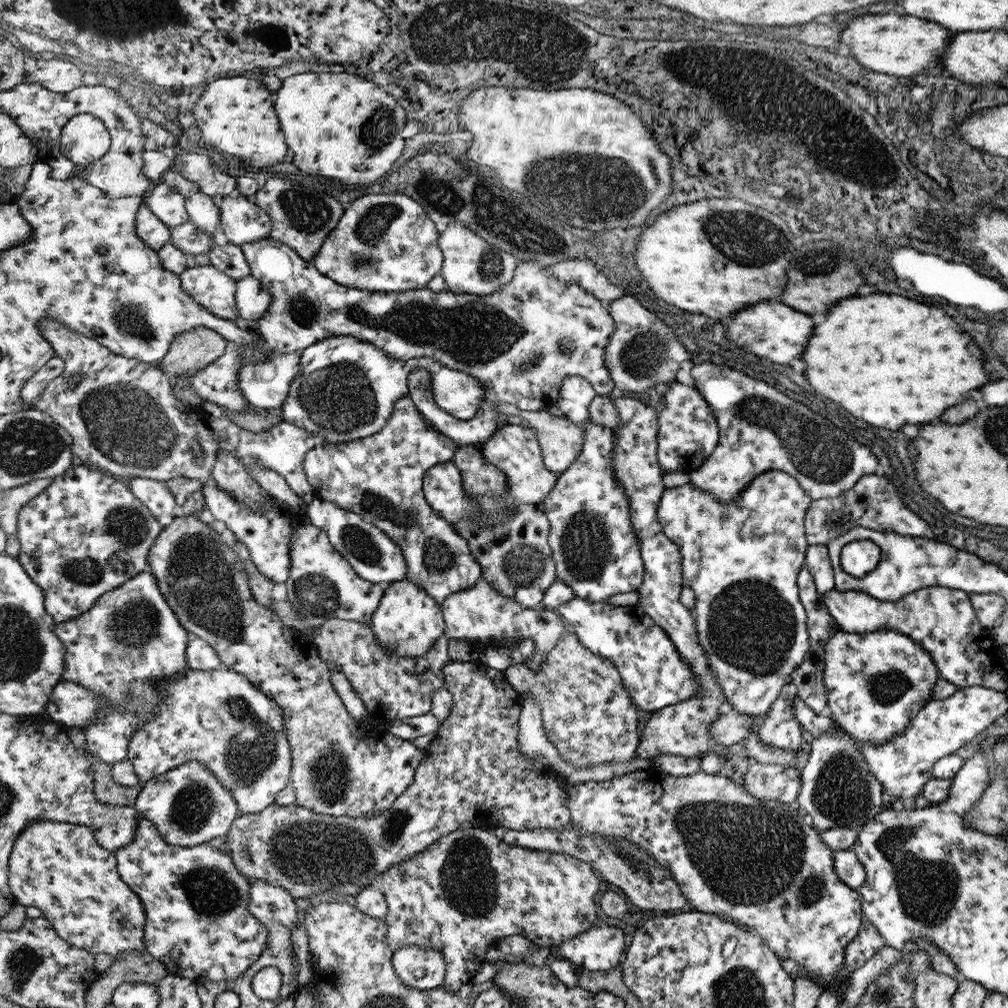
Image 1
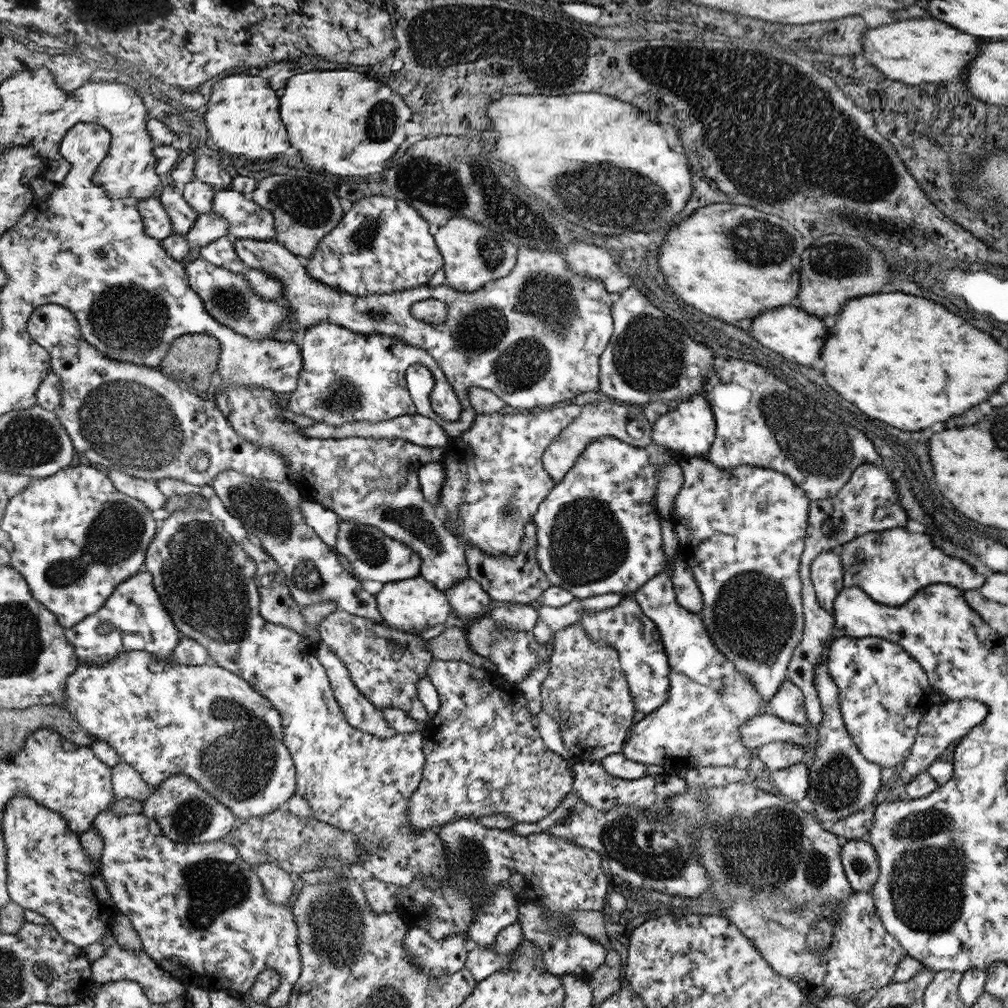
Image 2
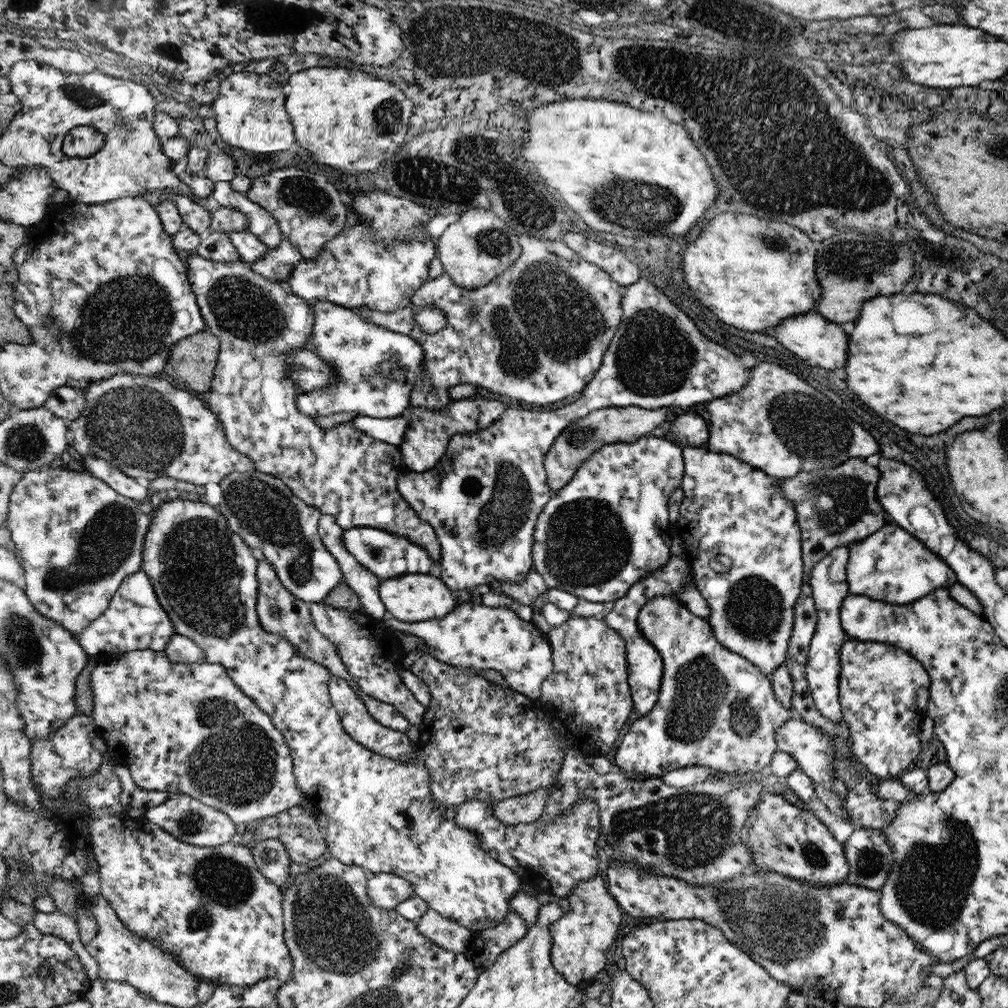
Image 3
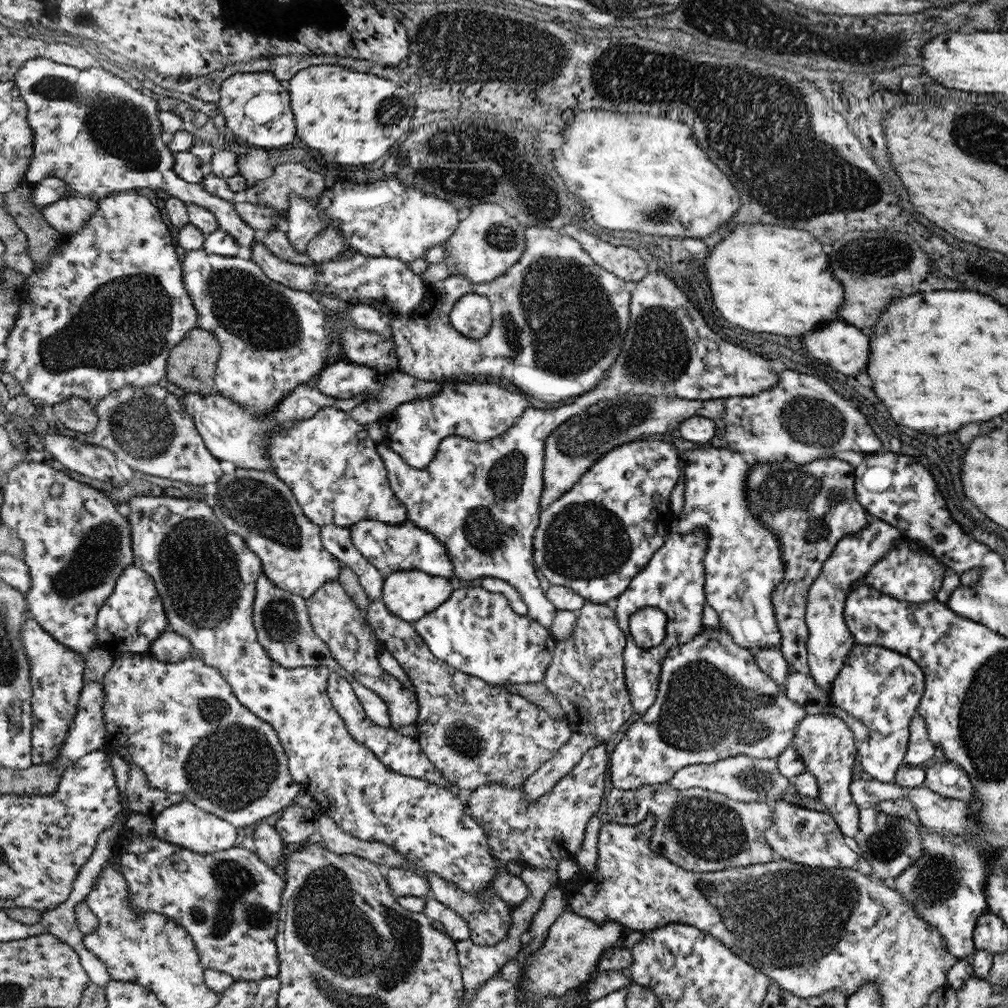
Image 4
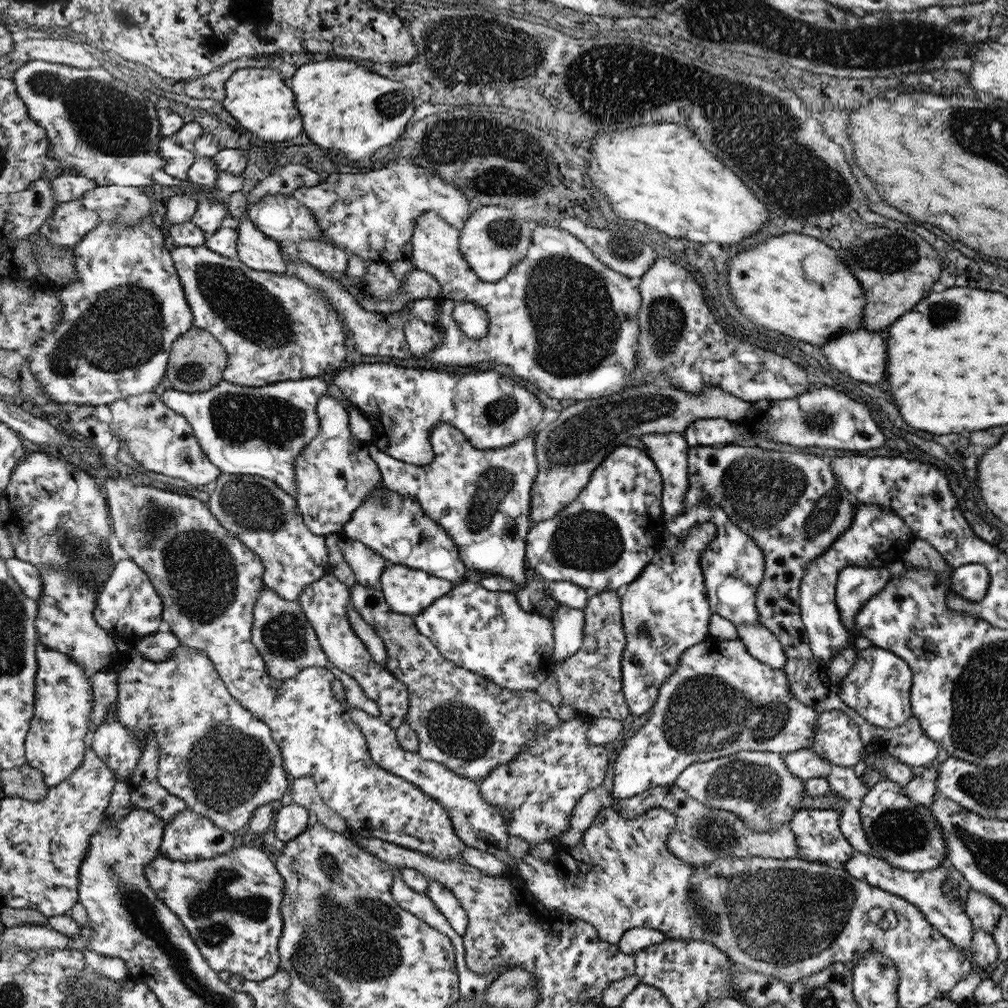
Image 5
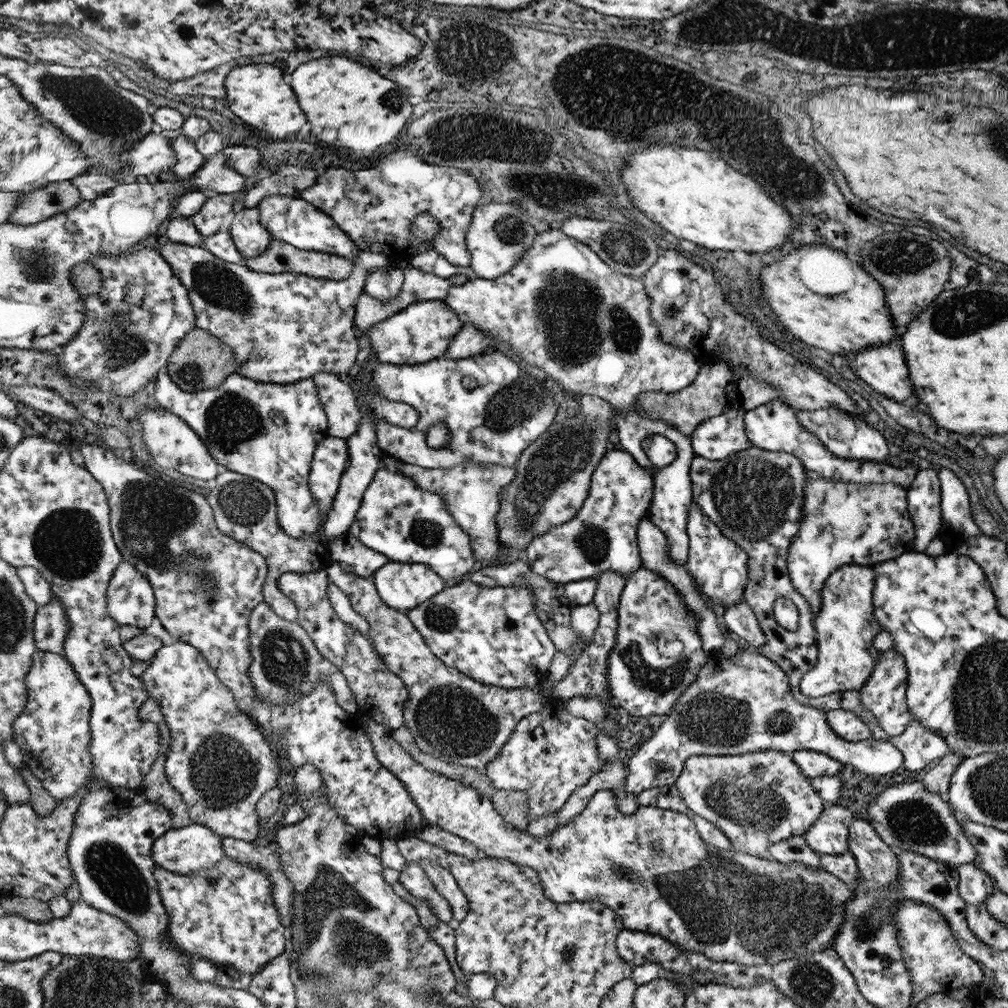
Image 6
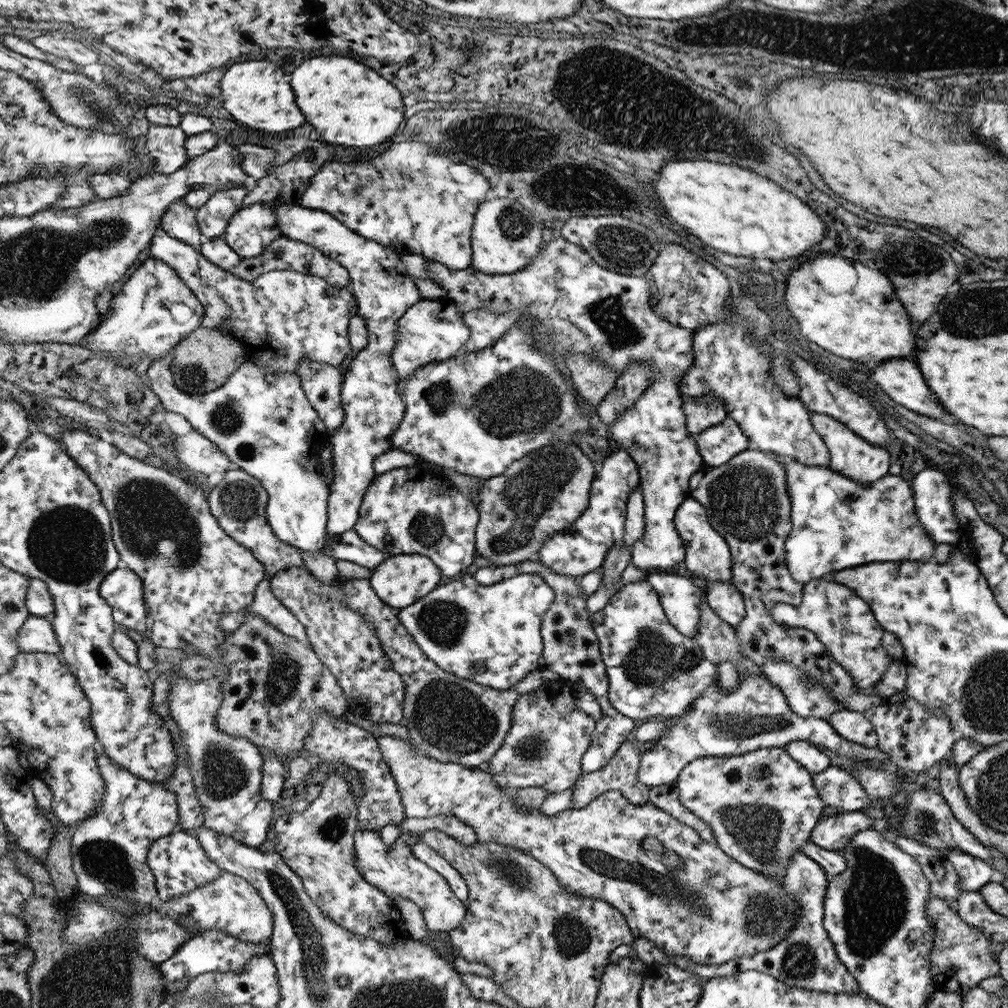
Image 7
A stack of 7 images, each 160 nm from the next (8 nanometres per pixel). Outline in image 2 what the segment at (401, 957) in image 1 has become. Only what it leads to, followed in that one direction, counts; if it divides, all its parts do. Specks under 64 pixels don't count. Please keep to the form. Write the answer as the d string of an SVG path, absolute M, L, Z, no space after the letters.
M414 926L408 929L404 946L406 955L410 956L411 966L430 977L440 977L456 973L464 967L473 942L466 941L459 933L437 940L428 930Z

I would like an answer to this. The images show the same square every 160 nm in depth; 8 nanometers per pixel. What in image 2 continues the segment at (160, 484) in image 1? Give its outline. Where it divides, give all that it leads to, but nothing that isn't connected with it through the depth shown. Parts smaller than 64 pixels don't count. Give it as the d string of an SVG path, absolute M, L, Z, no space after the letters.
M113 469L108 471L117 490L143 501L151 510L163 507L166 498L157 489L153 479L137 478L122 470Z

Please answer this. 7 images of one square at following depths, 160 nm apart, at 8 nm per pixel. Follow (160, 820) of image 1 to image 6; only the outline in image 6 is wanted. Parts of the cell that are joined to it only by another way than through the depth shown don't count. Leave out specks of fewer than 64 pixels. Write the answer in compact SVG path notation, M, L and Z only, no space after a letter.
M194 823L182 828L170 829L168 833L161 834L155 840L153 845L155 865L181 876L188 876L188 874L204 870L204 868L212 868L224 857L220 838L221 836L213 833L208 827Z

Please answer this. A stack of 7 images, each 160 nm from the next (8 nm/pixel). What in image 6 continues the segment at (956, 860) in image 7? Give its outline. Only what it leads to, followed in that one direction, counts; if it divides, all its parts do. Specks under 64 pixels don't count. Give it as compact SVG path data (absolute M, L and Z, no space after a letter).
M973 863L956 866L959 874L959 894L965 904L984 905L984 898L995 888L992 878Z

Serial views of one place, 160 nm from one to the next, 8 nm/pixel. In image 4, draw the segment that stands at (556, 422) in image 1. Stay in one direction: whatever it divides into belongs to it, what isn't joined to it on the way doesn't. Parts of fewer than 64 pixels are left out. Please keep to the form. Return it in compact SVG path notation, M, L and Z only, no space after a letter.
M640 394L629 399L609 399L602 400L588 406L583 412L572 415L565 422L557 425L544 441L544 464L543 481L544 488L540 494L541 510L555 502L562 494L568 492L582 475L608 450L615 449L616 446L623 445L641 436L654 436L663 434L675 428L679 428L682 421L693 416L701 416L707 419L714 419L724 416L726 406L724 398L711 400L689 400L684 398L670 397L665 395Z

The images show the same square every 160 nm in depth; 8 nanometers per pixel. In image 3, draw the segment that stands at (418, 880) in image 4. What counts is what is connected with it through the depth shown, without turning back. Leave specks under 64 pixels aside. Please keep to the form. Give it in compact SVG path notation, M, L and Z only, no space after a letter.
M389 873L368 876L366 890L373 904L385 910L394 909L397 904L413 895L412 886L406 880Z

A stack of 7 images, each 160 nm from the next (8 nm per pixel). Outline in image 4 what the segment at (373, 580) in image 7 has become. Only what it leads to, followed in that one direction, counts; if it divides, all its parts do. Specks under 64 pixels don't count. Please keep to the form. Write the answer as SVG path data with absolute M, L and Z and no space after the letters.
M398 570L383 579L380 598L397 618L412 624L416 619L433 612L442 602L447 601L454 585L454 582L446 578L425 574L420 570Z

